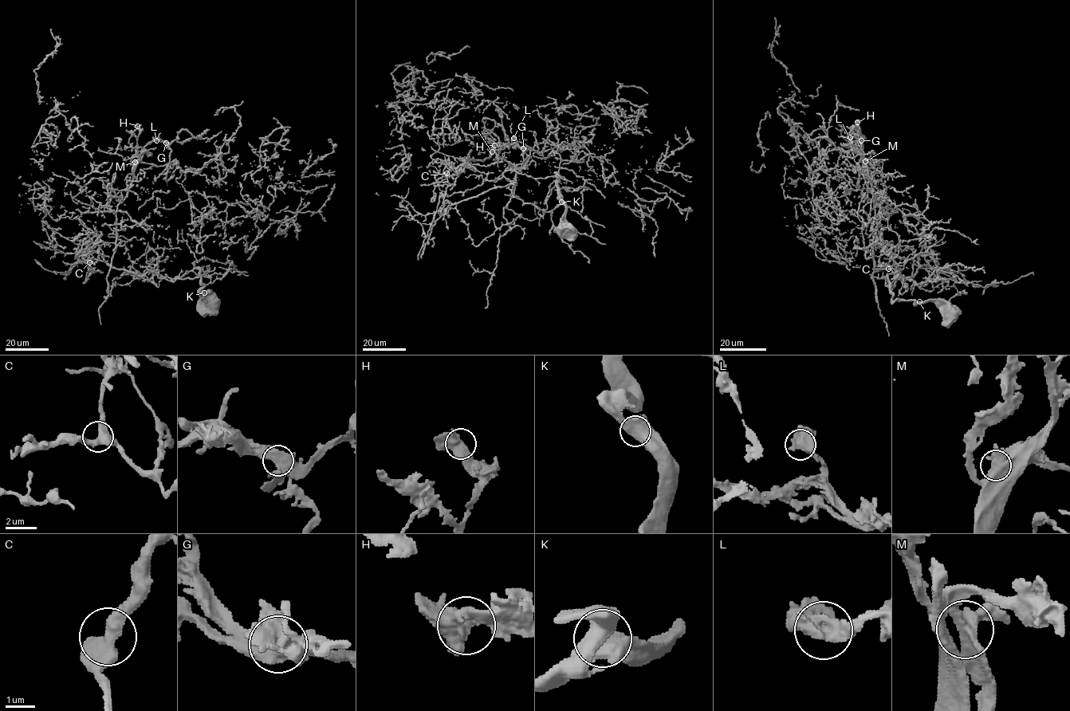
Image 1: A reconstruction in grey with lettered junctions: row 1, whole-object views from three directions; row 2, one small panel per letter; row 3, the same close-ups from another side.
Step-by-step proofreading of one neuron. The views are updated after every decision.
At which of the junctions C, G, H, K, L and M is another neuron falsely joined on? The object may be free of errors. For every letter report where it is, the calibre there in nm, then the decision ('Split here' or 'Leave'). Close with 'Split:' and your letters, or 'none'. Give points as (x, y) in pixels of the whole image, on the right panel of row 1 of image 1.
C: Place: (888, 269). Thickness 440 nm. Leave
G: Place: (861, 140). Thickness 600 nm. Split here
H: Place: (857, 122). Thickness 480 nm. Leave
K: Place: (919, 301). Thickness 480 nm. Leave
L: Place: (850, 137). Thickness 480 nm. Leave
M: Place: (865, 161). Thickness 460 nm. Leave
Split: G

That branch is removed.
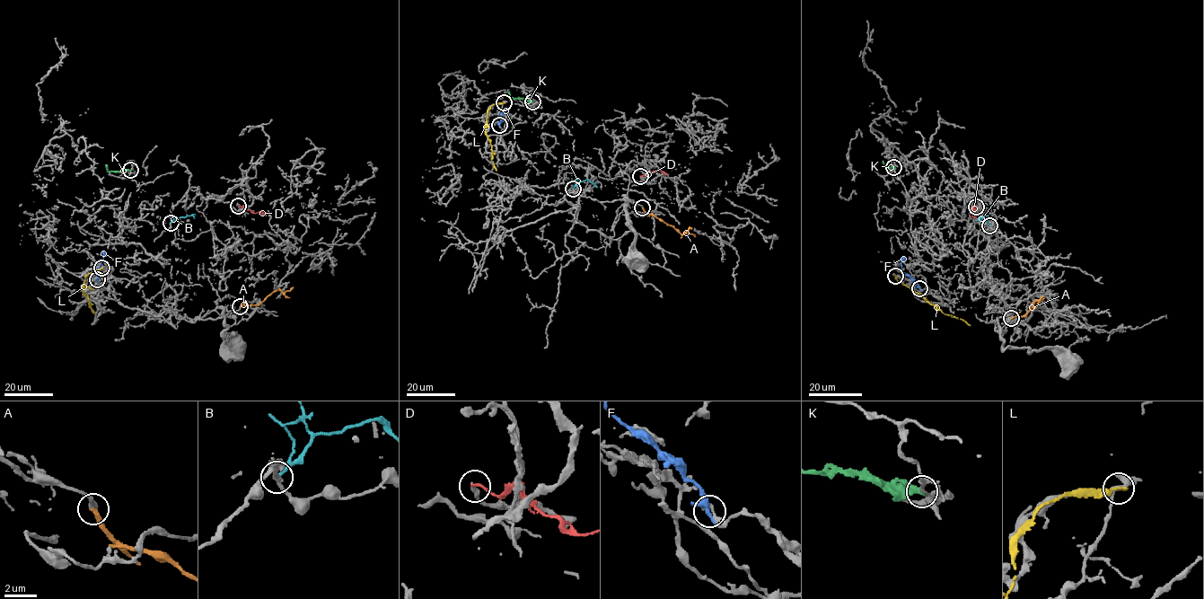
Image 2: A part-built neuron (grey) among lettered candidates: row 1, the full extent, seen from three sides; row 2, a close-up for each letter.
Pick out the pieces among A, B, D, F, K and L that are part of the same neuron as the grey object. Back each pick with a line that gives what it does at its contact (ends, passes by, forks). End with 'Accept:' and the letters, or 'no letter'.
A: it ends
Accept: A

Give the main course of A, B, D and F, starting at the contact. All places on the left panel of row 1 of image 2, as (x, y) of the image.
A: (240, 306), (259, 304), (277, 290), (285, 293), (293, 287)
B: (170, 223), (192, 215), (194, 218)
D: (238, 206), (263, 215)
F: (97, 279), (103, 259), (101, 251)

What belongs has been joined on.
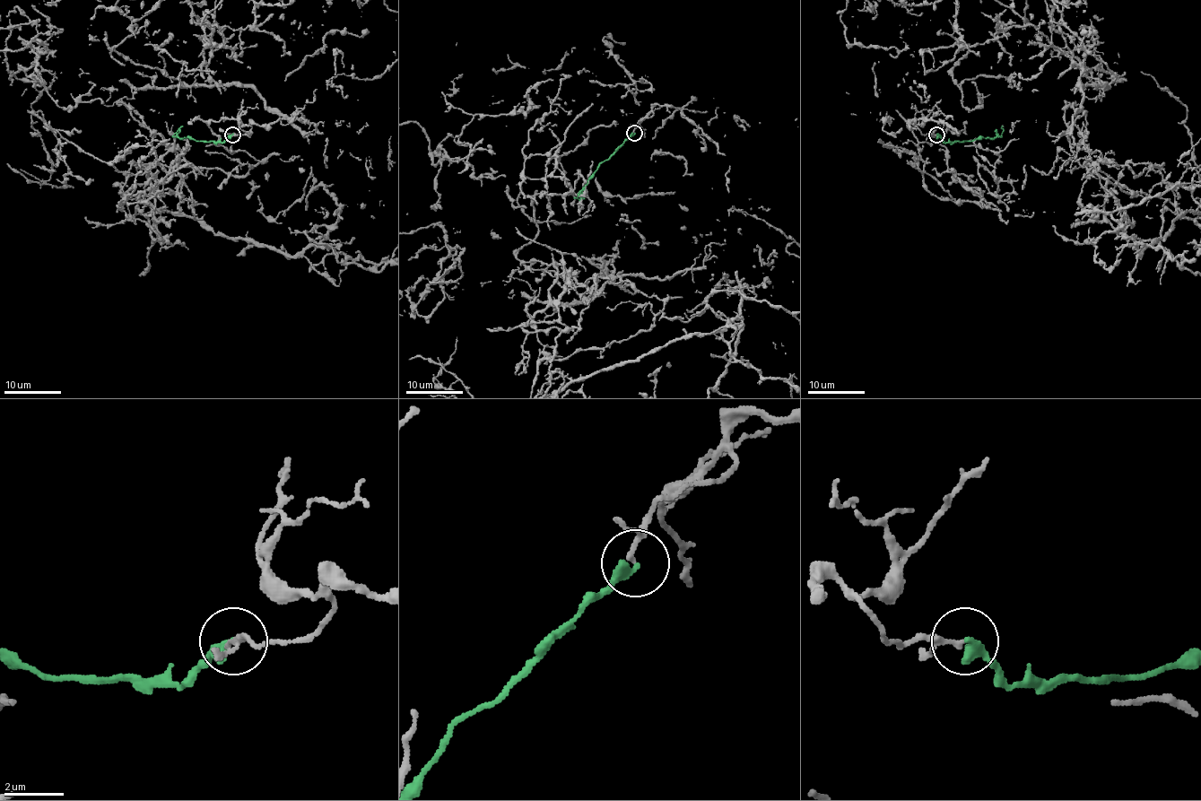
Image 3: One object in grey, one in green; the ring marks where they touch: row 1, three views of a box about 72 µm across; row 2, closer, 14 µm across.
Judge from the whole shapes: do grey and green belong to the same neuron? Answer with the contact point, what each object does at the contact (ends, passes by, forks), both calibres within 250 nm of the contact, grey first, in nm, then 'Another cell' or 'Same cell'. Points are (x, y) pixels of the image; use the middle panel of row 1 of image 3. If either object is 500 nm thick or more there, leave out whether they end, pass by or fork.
Place: (634, 133). At the ring grey passes by. At the ring green ends. Thickness 110 nm (grey) against 320 nm. Same cell

